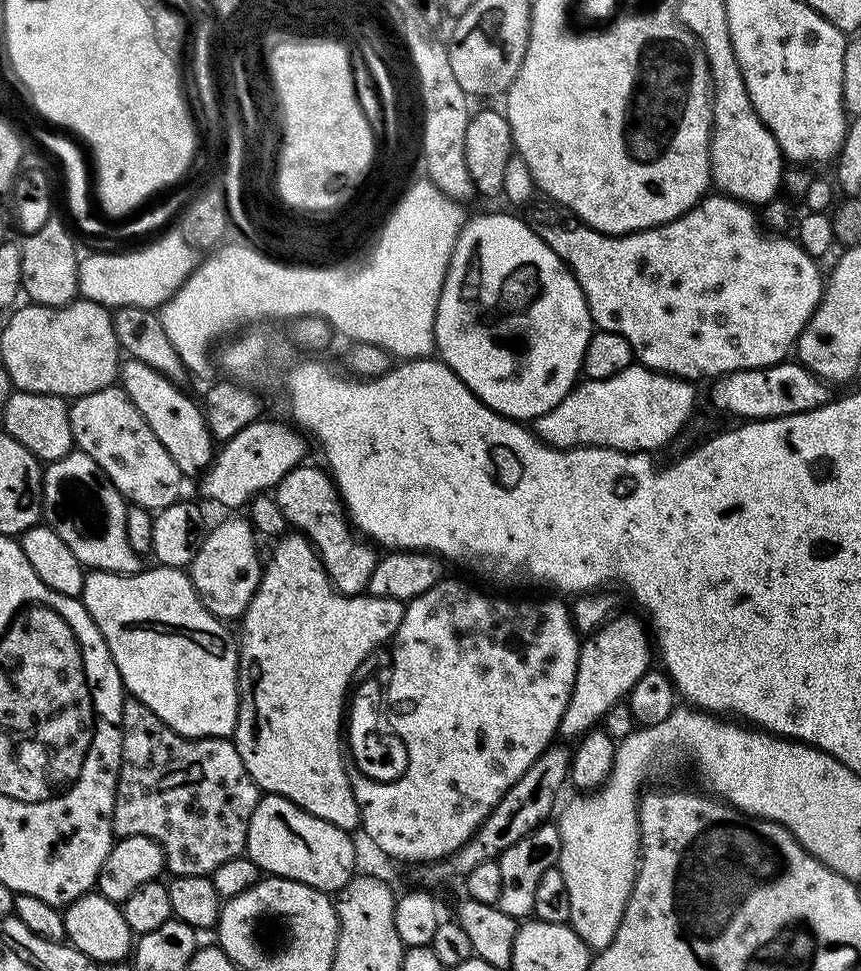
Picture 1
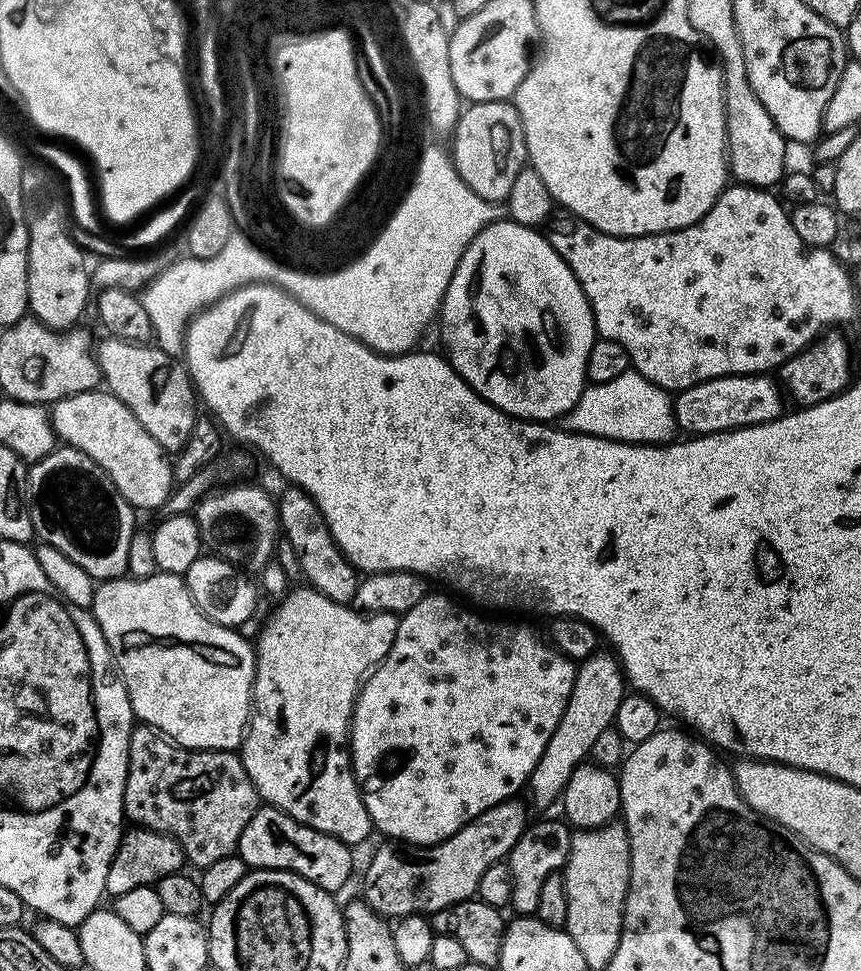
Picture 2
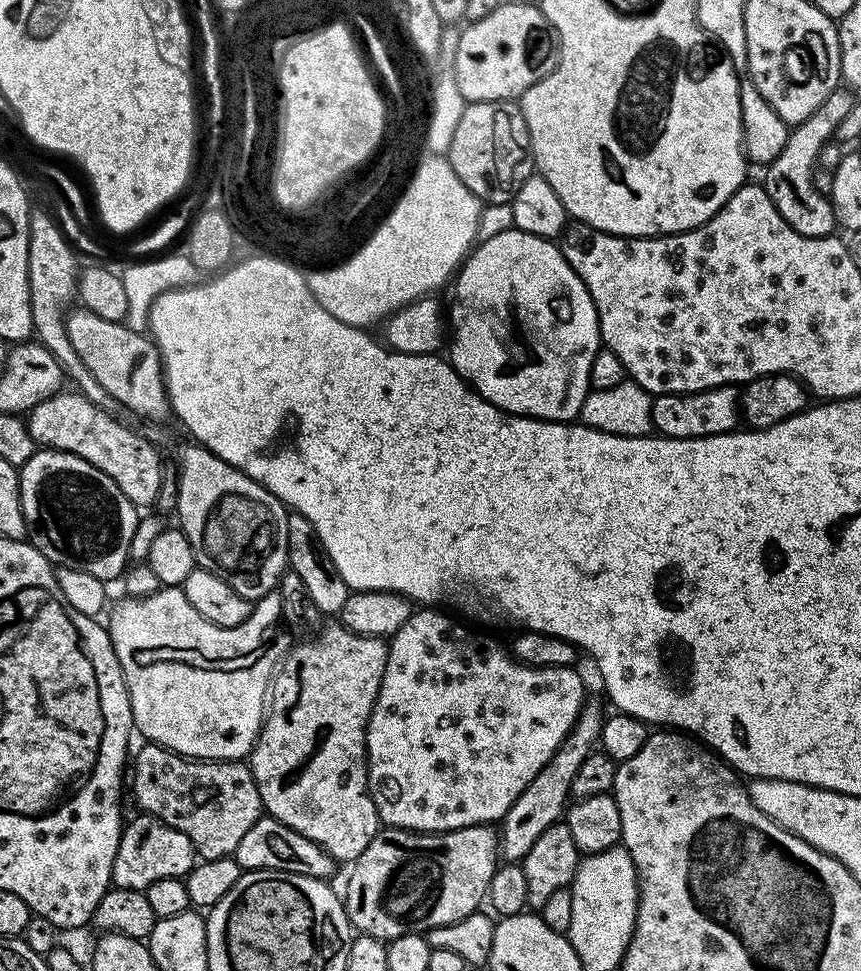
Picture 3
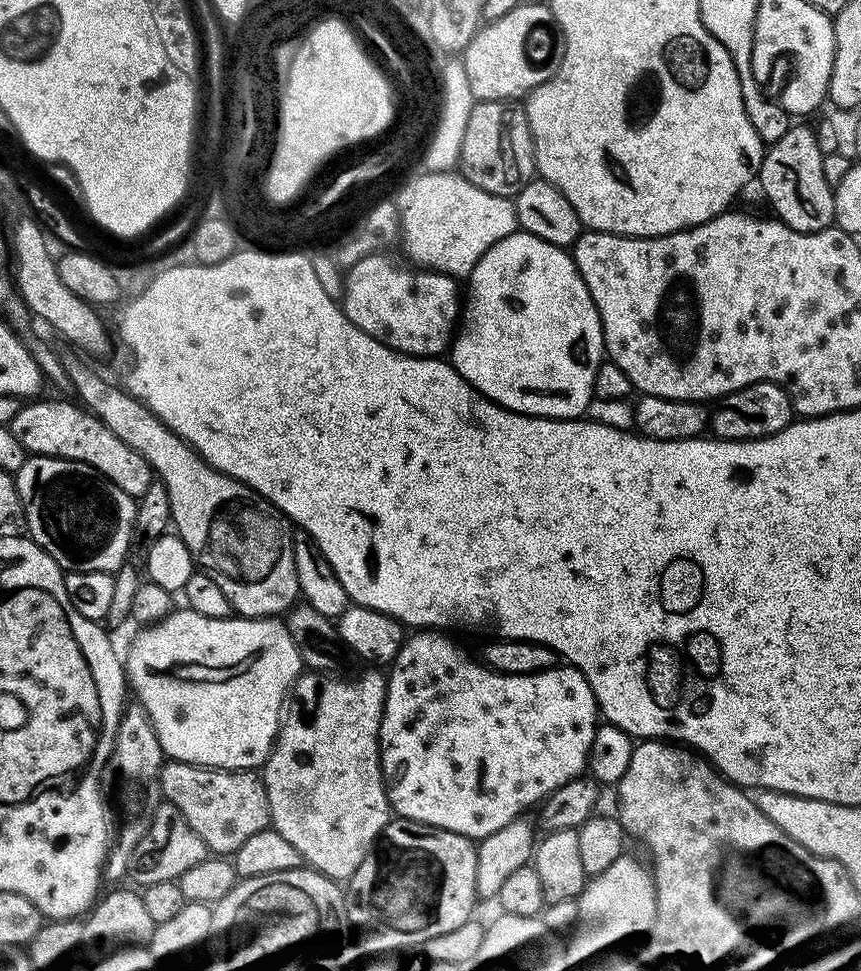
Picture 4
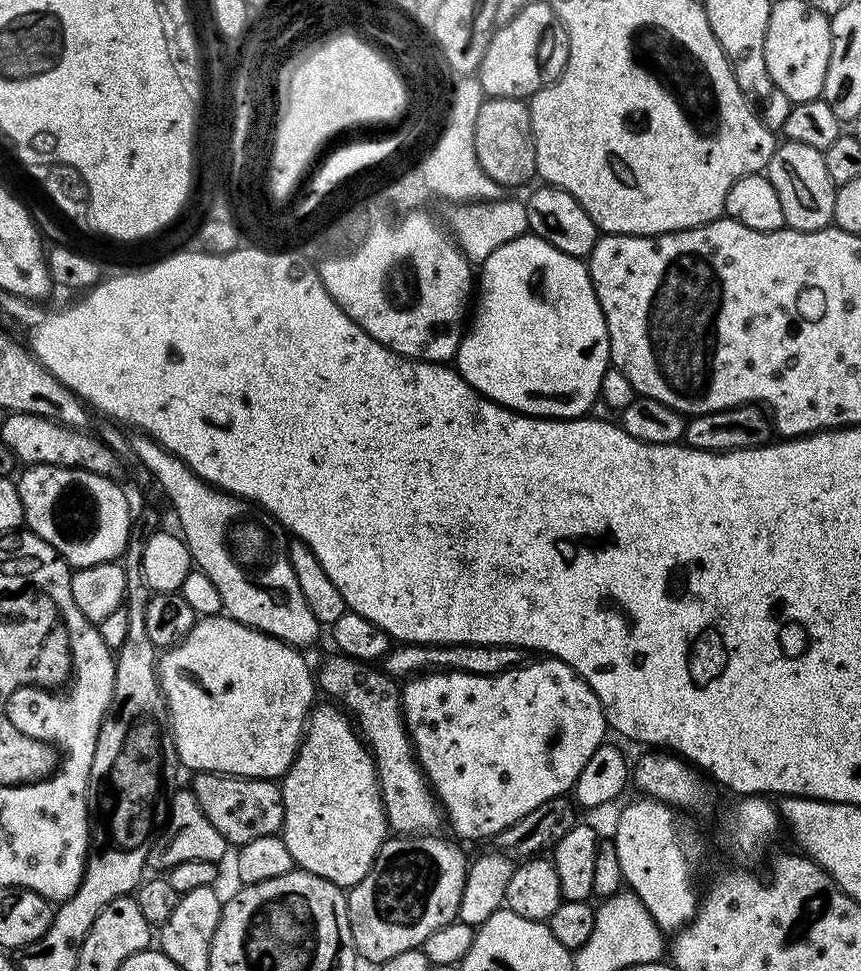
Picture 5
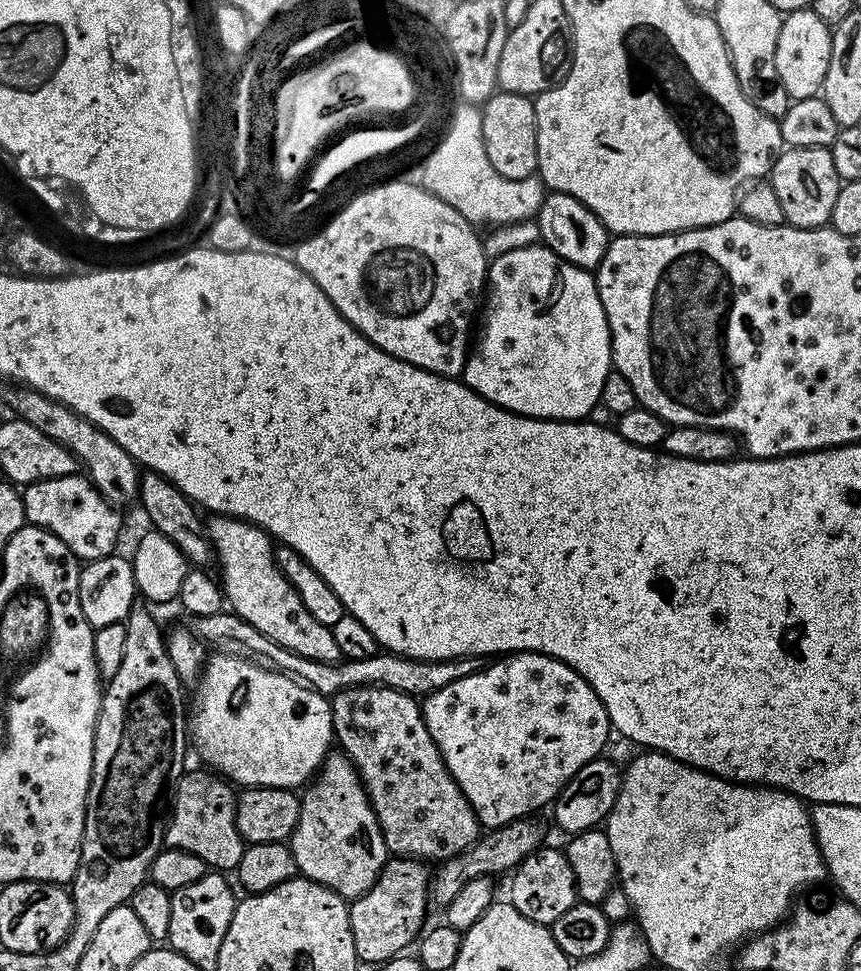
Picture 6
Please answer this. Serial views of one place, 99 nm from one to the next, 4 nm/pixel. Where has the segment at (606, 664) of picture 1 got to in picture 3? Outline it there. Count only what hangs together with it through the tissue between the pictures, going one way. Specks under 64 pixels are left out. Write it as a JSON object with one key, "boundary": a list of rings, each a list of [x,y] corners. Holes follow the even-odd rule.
{"boundary":[[[592,702],[585,703],[570,734],[566,734],[562,746],[554,754],[554,758],[550,758],[550,762],[546,762],[546,766],[542,766],[542,770],[538,770],[534,782],[530,782],[530,786],[526,786],[526,790],[522,790],[522,794],[518,794],[514,806],[510,806],[510,810],[504,815],[498,828],[500,854],[505,861],[523,861],[524,856],[530,854],[530,846],[534,846],[534,842],[538,842],[538,837],[544,831],[550,830],[550,826],[557,824],[565,815],[572,796],[574,774],[578,774],[578,766],[582,766],[582,762],[586,762],[588,755],[597,747],[605,719],[606,712],[603,712],[598,705],[592,704]]]}

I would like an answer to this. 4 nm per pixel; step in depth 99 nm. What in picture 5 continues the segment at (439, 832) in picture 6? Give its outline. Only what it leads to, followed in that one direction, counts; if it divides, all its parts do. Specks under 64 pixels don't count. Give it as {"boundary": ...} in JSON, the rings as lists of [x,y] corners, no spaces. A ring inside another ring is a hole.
{"boundary":[[[343,654],[328,656],[318,668],[318,688],[331,703],[348,713],[360,739],[368,745],[372,761],[376,763],[376,777],[388,827],[401,836],[431,836],[439,833],[446,817],[428,777],[416,761],[412,737],[404,725],[404,711],[400,705],[401,685],[387,672],[376,666],[358,666],[357,661]]]}

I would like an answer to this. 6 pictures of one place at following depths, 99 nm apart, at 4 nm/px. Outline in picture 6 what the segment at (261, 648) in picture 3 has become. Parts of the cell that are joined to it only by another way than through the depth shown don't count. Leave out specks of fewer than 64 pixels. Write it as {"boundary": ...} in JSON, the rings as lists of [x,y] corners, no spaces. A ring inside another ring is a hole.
{"boundary":[[[224,650],[217,652],[220,652],[217,656],[212,654],[207,657],[199,683],[194,688],[196,709],[190,712],[190,736],[196,739],[197,750],[208,763],[205,765],[233,785],[244,788],[296,790],[307,785],[319,772],[334,744],[329,697],[318,694],[299,680],[255,659],[240,654],[227,656]]]}

